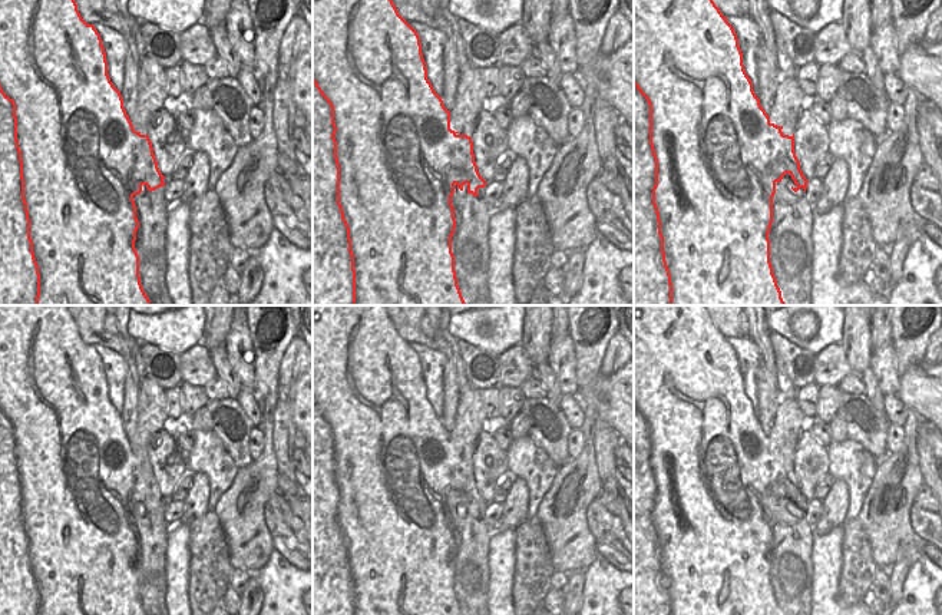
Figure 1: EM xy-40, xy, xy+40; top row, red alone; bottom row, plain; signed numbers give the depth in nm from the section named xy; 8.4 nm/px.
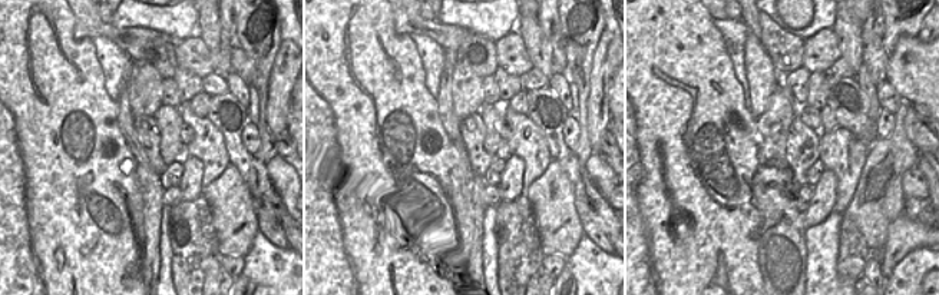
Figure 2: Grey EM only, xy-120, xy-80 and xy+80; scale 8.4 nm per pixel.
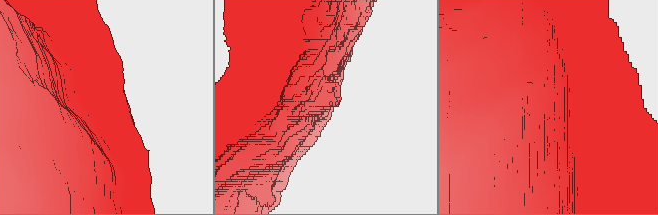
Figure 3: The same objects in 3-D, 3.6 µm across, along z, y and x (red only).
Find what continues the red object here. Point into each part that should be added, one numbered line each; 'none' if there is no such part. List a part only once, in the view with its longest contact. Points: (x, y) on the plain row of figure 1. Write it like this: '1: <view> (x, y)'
1: xy (331, 584)

